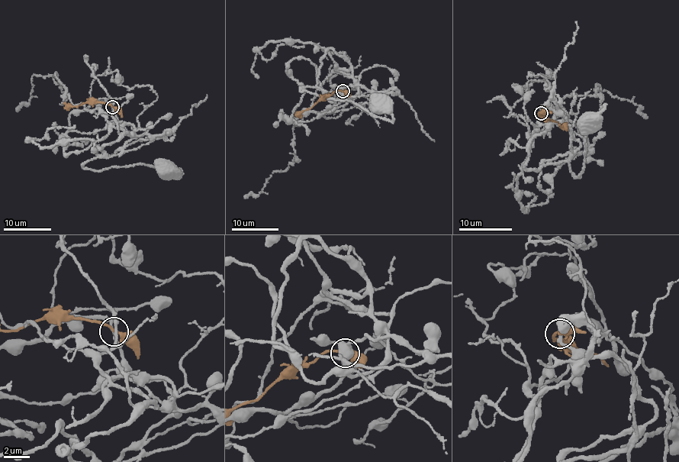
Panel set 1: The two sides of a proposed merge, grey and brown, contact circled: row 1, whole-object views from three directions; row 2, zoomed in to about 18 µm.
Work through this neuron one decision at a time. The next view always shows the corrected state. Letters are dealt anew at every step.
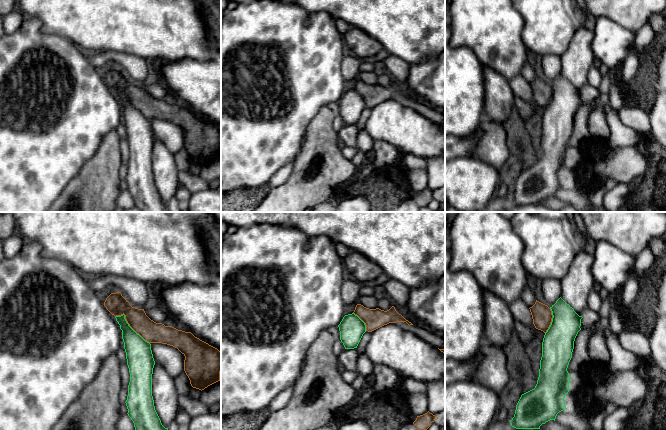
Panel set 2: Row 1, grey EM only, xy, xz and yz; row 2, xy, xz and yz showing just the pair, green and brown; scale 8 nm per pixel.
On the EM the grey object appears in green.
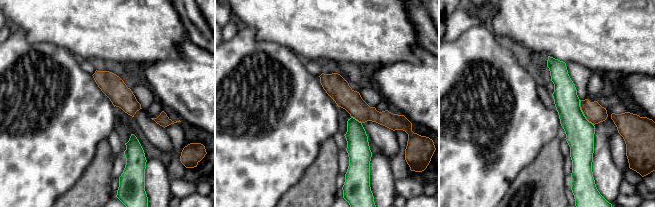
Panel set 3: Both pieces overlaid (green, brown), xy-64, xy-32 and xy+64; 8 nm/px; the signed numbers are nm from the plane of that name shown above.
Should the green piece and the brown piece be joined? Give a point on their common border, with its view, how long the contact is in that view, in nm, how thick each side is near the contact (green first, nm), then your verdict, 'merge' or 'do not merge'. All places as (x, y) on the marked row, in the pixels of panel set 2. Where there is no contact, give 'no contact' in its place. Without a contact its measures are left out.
contact xy (129, 326); length 360 nm; calibres 220 and 170 nm; do not merge

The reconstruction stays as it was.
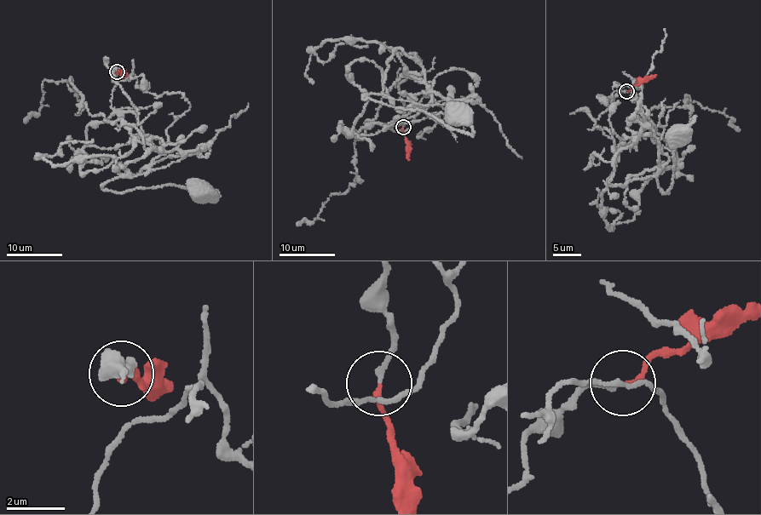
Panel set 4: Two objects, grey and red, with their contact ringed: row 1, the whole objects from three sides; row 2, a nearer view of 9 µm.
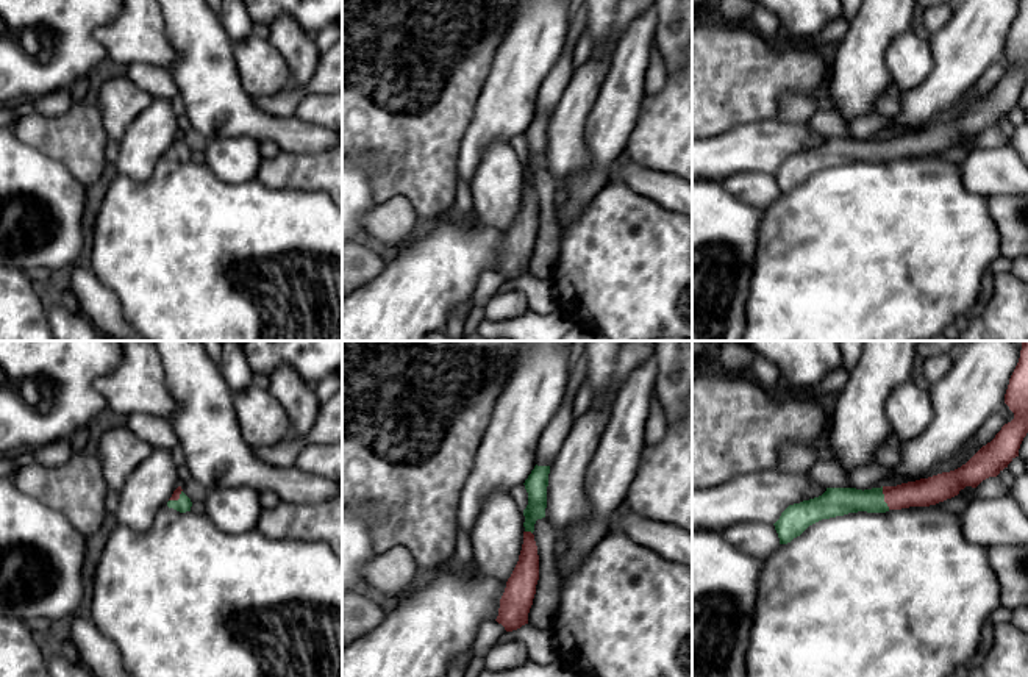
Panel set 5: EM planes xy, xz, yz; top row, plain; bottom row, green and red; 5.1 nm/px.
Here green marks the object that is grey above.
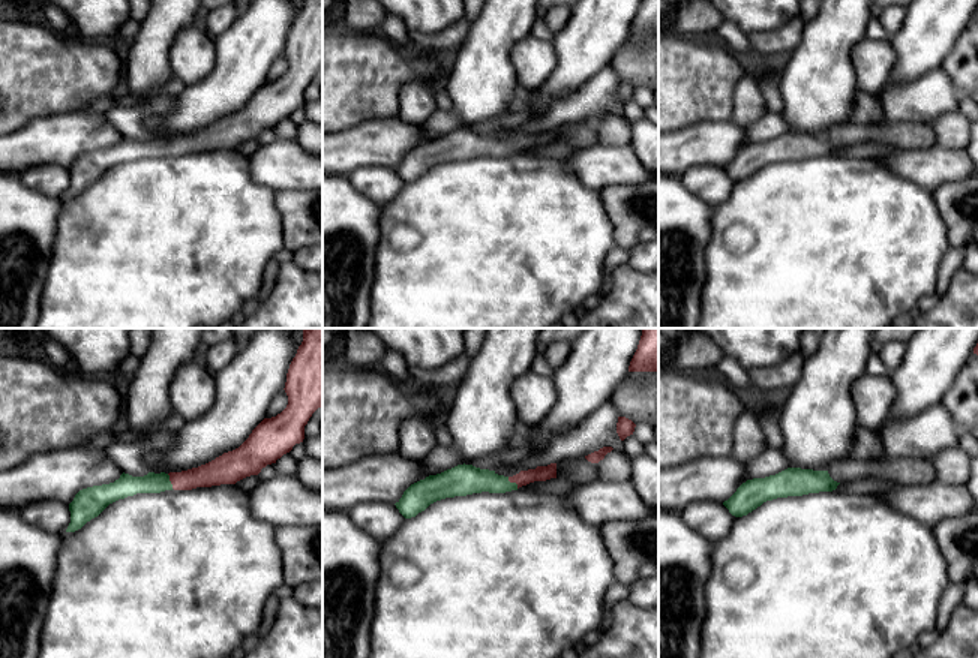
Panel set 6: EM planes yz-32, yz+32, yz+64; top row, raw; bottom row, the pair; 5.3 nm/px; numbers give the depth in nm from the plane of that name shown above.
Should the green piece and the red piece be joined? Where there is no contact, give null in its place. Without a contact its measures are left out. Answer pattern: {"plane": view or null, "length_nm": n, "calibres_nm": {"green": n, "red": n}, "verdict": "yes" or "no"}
{"plane": "yz", "length_nm": 130, "calibres_nm": {"green": 140, "red": 140}, "verdict": "yes"}

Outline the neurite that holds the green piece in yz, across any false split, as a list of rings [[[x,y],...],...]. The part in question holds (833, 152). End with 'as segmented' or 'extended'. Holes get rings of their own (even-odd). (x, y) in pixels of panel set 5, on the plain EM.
[[[1020,0],[1019,13],[1009,28],[1005,53],[1014,69],[983,95],[961,117],[928,128],[872,139],[826,138],[814,149],[789,155],[773,174],[780,194],[800,186],[809,175],[848,163],[886,163],[909,156],[930,156],[959,144],[966,136],[976,138],[983,130],[997,127],[1019,106],[1028,83],[1028,0]]]; extended

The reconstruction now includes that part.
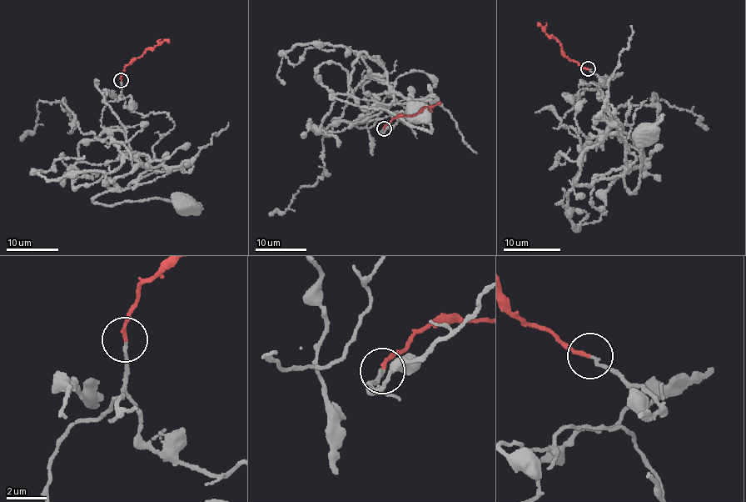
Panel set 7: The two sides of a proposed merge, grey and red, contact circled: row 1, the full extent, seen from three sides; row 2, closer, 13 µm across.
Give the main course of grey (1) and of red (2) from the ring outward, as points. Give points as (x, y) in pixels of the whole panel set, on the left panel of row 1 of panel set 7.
1: (121, 81), (126, 106), (165, 112), (175, 125), (136, 183), (92, 201), (183, 203)
2: (121, 80), (126, 65), (142, 57), (146, 51), (163, 41), (169, 41)

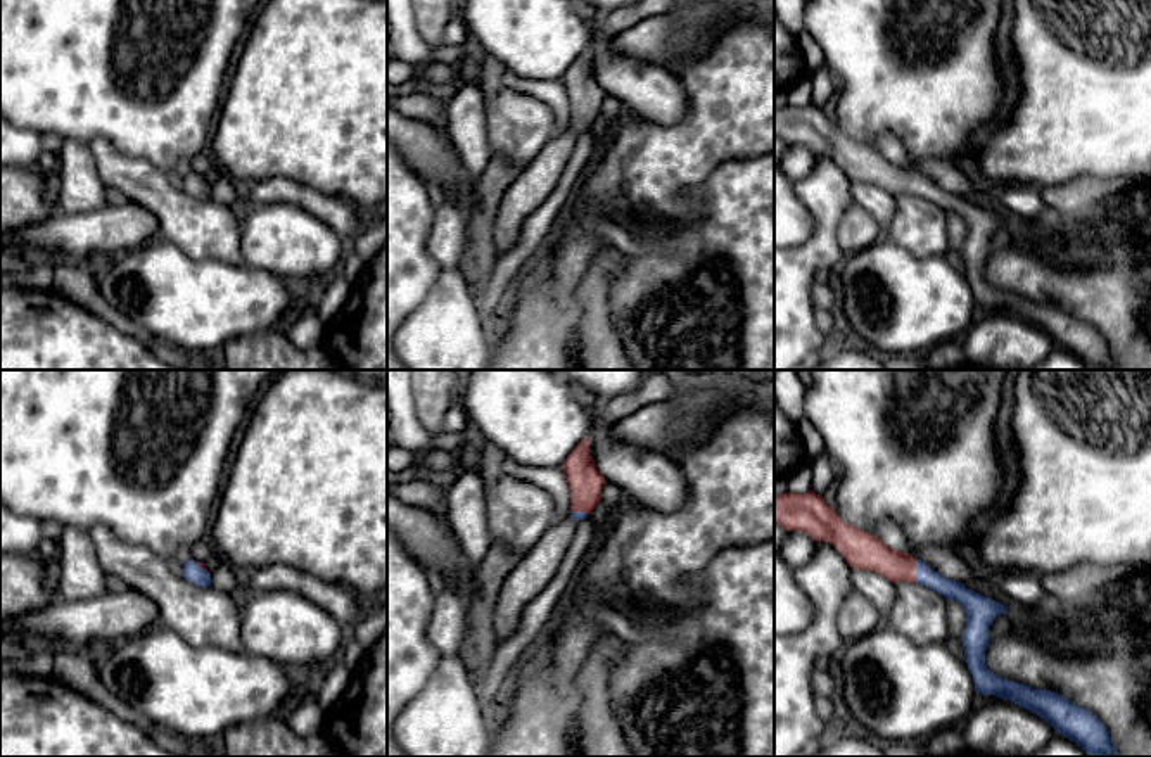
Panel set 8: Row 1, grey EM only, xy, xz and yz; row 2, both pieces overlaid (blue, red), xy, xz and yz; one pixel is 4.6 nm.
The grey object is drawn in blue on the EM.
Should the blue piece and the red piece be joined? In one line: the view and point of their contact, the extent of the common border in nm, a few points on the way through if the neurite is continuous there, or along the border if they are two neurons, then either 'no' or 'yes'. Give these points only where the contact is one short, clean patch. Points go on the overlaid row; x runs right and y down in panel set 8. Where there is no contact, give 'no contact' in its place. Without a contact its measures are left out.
yz (916, 571) | 100 nm | yes

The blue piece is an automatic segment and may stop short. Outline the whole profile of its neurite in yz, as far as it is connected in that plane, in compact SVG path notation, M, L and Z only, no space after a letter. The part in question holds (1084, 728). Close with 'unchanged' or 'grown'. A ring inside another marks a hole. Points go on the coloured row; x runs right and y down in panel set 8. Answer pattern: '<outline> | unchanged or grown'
M785 493L774 496L774 524L786 532L798 531L814 541L833 544L847 563L857 570L873 570L892 584L900 581L919 582L945 600L956 600L966 612L963 634L964 662L973 676L975 691L1011 700L1049 722L1056 733L1075 741L1089 757L1120 757L1108 728L1092 712L1051 691L1008 681L985 665L989 629L1001 614L1011 615L1004 605L968 589L964 584L945 579L930 565L909 553L888 548L878 536L843 522L821 494Z | grown

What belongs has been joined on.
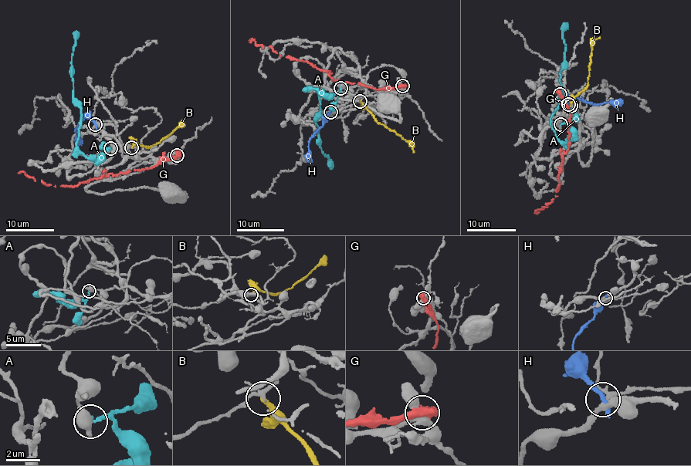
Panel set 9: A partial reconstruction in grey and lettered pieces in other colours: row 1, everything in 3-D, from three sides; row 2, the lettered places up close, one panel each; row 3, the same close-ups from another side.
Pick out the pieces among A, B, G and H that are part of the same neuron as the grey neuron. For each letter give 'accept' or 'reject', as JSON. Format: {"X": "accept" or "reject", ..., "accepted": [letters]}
{"A": "reject", "B": "reject", "G": "reject", "H": "reject", "accepted": []}

